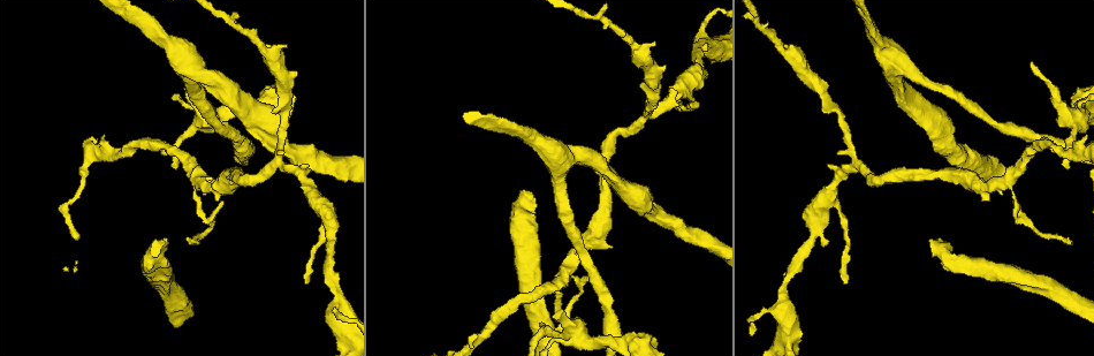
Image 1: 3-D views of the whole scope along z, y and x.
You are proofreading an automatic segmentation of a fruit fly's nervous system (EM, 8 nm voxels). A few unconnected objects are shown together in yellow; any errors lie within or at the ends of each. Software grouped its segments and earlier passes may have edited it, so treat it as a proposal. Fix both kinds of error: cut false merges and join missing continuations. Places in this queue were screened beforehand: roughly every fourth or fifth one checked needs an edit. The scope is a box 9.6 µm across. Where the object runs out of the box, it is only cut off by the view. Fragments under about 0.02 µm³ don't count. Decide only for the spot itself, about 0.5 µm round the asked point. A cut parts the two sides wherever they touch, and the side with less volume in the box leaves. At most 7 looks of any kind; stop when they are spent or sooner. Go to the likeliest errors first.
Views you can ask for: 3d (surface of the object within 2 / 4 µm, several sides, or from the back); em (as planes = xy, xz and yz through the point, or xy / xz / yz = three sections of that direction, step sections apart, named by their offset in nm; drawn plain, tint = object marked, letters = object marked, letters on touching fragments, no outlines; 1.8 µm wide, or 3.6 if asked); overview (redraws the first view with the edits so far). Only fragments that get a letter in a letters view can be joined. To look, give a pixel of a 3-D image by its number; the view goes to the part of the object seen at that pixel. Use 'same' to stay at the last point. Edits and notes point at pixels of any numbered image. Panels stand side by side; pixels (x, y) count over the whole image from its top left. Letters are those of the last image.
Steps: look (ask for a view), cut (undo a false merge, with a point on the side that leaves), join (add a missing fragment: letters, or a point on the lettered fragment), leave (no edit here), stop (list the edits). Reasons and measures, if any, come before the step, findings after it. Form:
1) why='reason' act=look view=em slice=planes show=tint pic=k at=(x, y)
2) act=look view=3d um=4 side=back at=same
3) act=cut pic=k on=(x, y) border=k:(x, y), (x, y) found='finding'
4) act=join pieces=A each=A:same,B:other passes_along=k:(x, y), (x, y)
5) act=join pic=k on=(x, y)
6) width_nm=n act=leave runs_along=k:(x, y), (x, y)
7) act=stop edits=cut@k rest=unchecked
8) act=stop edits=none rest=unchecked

why='thick end' act=look view=3d um=2 pic=1 at=(535, 199)

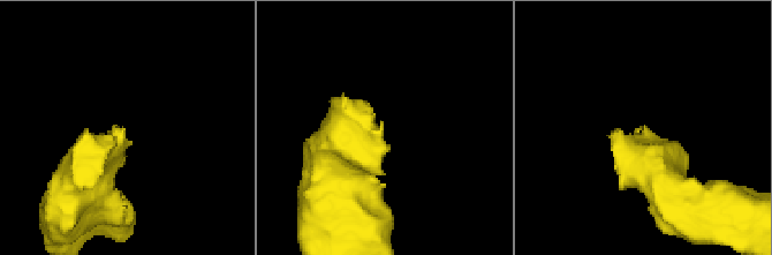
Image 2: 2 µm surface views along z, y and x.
act=look view=em slice=yz step=4 show=letters pic=2 at=(382, 129)

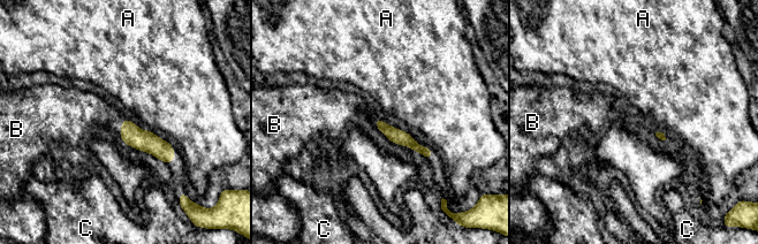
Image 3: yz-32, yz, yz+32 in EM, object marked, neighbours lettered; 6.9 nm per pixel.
act=look view=em slice=xy step=4 show=letters at=same

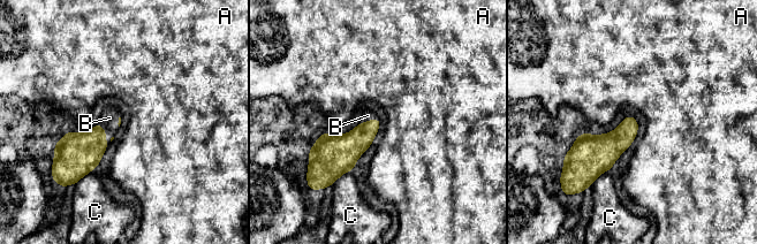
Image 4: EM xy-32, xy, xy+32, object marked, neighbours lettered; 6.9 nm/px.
act=join pieces=B each=A:other,B:same,C:other passes_along=4:(76, 154), (105, 135), (110, 117) found='it goes on there'

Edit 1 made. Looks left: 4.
why='redraw' act=look view=overview

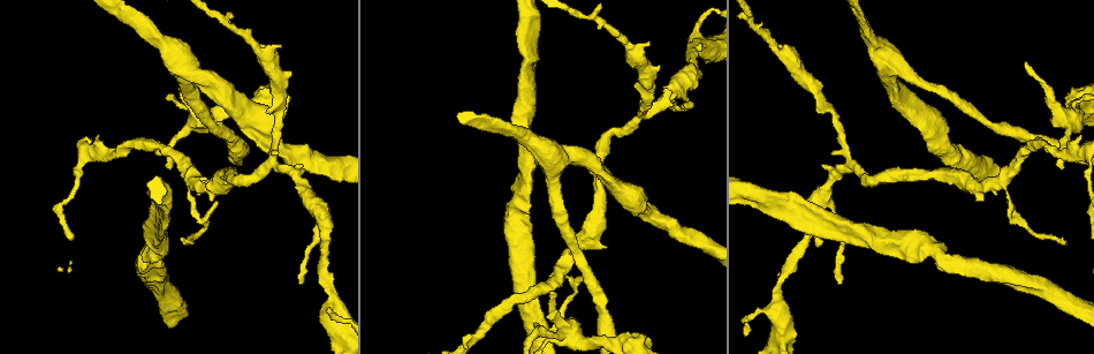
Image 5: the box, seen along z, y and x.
why='branch stops here' act=look view=3d um=4 pic=5 at=(169, 167)

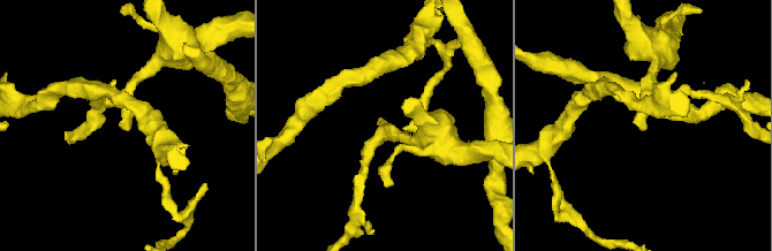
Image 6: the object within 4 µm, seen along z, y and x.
why='need the tissue' act=look view=em slice=planes show=tint pic=6 at=(642, 129)

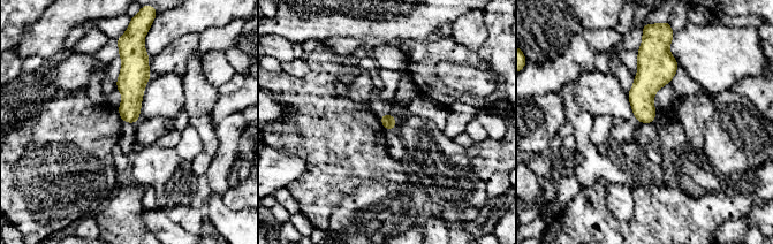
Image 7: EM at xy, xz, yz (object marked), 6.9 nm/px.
why='see the neighbours' act=look view=em slice=planes show=letters at=same

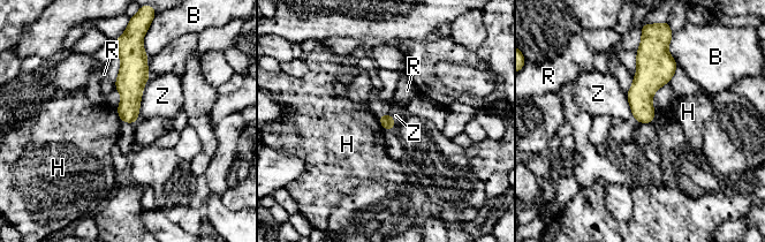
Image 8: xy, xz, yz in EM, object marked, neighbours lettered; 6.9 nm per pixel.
act=leave each=B:other,H:other,R:other,Z:other border=8:(115, 108), (122, 121) found='no lettered fragment goes on from it'

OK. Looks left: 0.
act=stop edits=join@4 rest=unchecked

